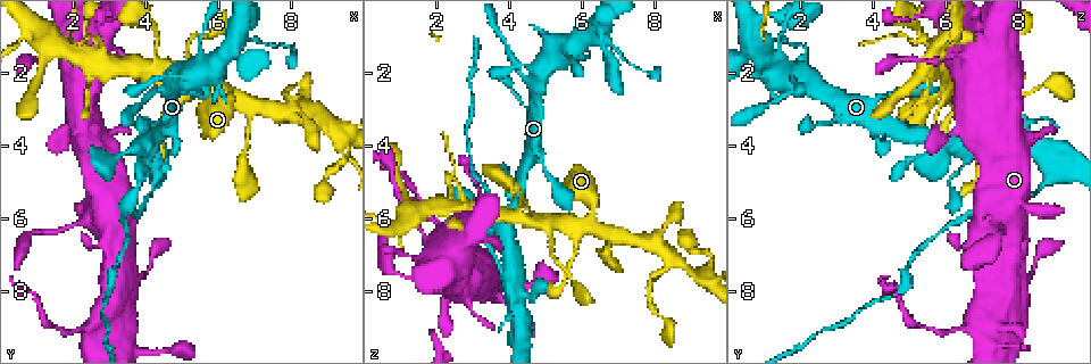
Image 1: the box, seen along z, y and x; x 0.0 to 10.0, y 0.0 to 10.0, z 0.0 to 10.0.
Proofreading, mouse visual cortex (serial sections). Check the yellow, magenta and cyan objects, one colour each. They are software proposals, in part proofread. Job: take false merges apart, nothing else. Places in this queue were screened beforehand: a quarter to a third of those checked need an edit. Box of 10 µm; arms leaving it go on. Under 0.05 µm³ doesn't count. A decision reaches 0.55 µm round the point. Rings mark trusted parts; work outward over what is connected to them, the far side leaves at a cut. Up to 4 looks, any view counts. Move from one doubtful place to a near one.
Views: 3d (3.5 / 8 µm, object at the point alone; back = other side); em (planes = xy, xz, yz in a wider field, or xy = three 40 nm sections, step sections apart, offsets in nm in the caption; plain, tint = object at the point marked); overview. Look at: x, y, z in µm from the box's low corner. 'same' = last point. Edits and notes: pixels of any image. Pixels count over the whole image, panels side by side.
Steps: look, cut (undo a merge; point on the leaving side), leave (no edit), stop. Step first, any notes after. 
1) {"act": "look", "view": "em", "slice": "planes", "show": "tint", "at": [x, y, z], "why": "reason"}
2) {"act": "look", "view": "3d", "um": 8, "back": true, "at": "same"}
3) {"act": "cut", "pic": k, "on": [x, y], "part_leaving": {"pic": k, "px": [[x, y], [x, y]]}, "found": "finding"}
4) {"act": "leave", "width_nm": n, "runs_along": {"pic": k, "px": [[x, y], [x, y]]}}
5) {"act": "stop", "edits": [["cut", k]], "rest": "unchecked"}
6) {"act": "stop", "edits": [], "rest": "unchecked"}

{"act": "look", "view": "3d", "um": 3.5, "back": true, "at": [5.55, 1.65, 1.50], "why": "sudden change in width"}

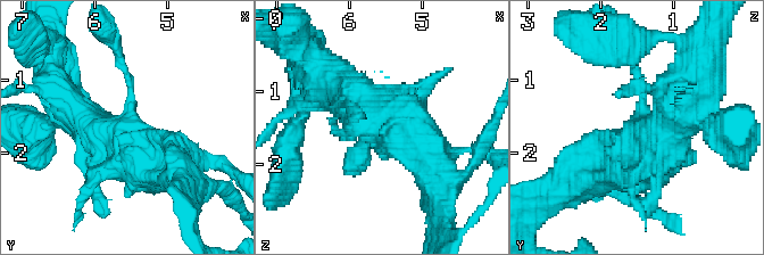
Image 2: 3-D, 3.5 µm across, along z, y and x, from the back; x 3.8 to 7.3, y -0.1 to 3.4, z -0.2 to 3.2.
{"act": "look", "view": "em", "slice": "xy", "step": 1, "show": "tint", "at": [5.55, 1.70, 1.40], "why": "now the EM"}

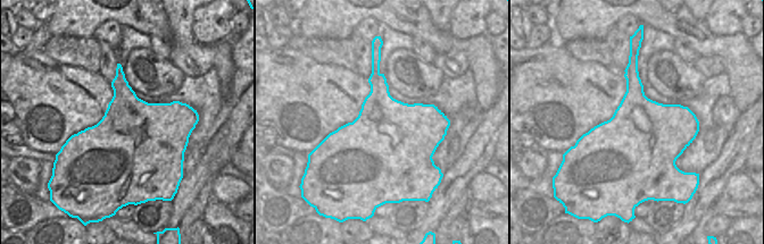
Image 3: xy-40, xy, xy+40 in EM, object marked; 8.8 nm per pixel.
{"act": "leave", "runs_along": {"pic": 2, "px": [[434, 162], [414, 136], [326, 77]]}, "found": "all the same cell"}

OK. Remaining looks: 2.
{"act": "look", "view": "3d", "um": 3.5, "at": [4.35, 4.90, 8.90], "why": "thick turns thin"}

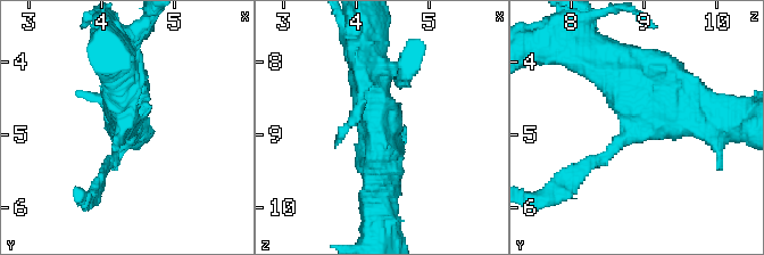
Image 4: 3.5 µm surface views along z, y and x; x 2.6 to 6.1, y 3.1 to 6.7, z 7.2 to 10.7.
{"act": "cut", "pic": 4, "on": [591, 164], "arm_widths_nm": [100, 500], "part_leaving": {"pic": 4, "px": [[619, 142], [566, 191], [540, 195]]}, "found": "a second cell is stuck on"}

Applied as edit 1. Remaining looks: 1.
{"act": "stop", "edits": [["cut", 4]], "rest": "unchecked"}

